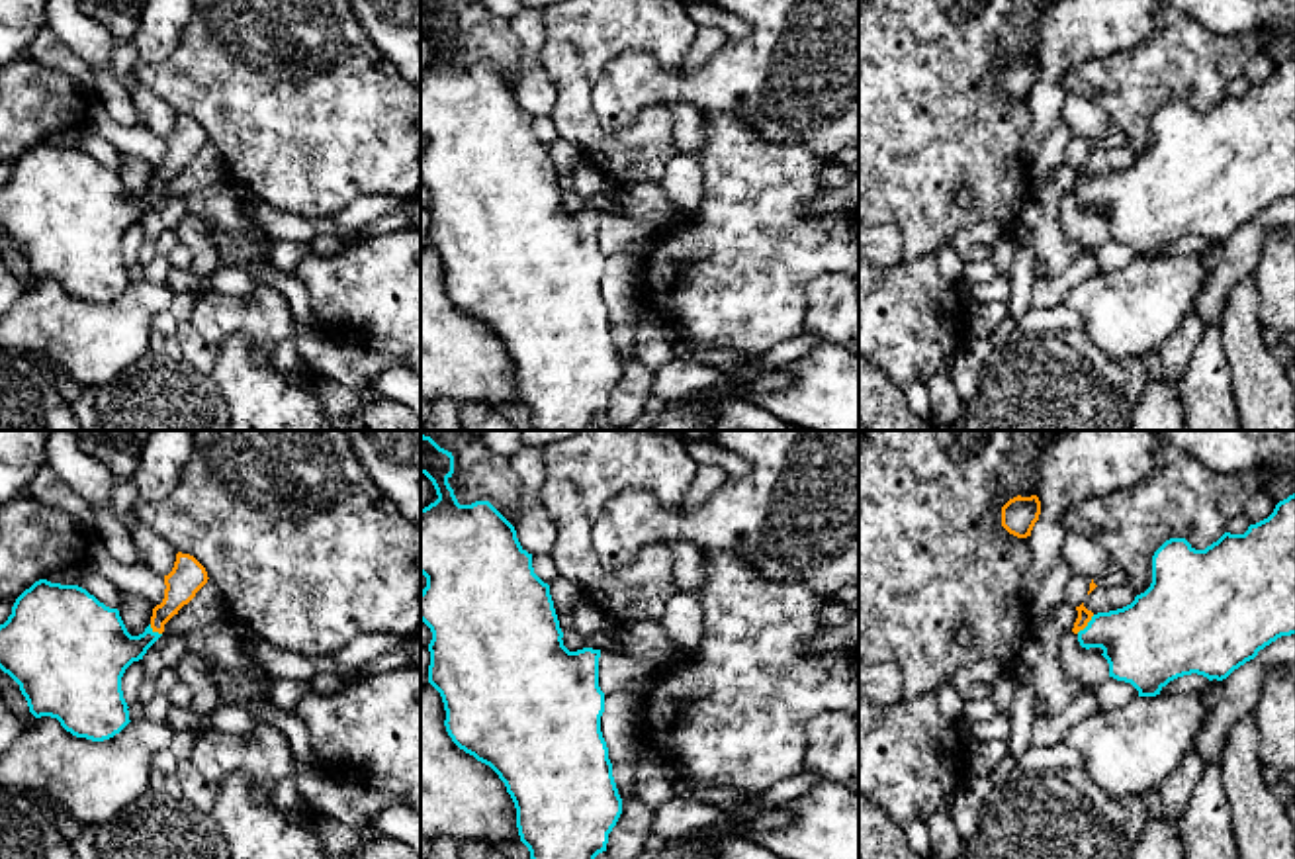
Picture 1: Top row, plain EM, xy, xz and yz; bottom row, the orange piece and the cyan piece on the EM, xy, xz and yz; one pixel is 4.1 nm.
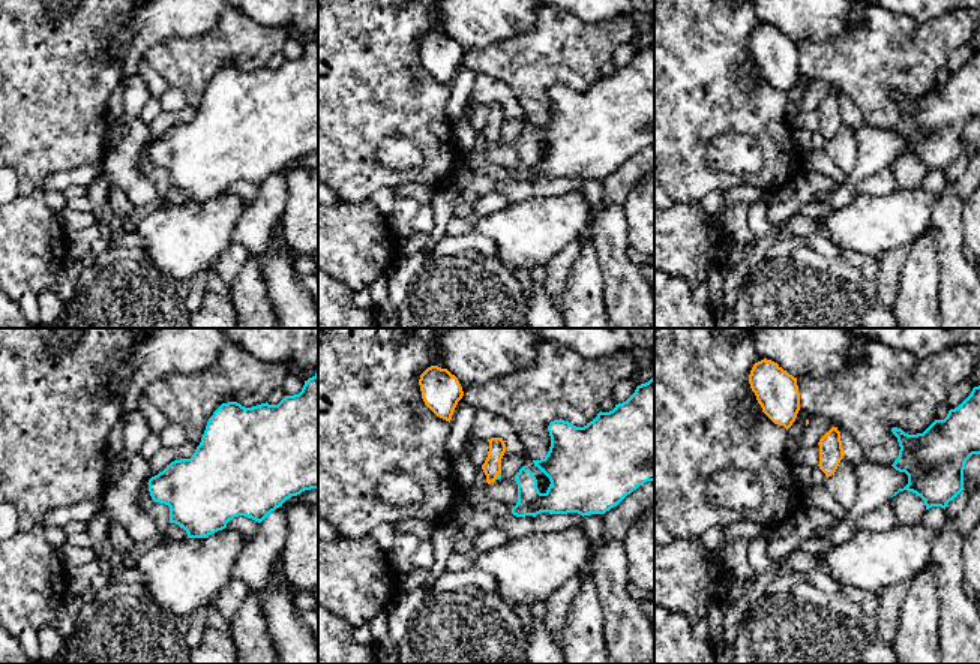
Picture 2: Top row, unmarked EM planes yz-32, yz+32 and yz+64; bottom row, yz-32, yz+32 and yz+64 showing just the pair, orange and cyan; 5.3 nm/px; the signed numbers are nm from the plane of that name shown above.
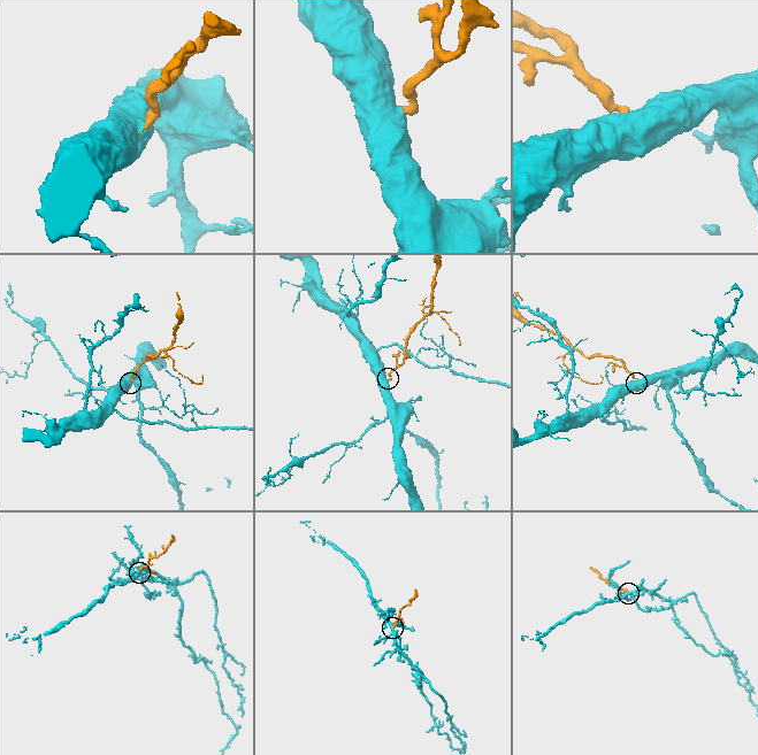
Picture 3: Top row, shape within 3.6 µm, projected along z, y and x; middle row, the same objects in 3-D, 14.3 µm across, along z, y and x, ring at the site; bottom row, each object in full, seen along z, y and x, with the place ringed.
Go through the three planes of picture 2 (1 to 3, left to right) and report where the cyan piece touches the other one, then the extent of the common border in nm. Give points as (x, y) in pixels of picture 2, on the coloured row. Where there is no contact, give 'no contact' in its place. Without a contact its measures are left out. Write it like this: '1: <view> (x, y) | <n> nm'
1: no contact
2: yz+32 (497, 475) | 50 nm
3: no contact

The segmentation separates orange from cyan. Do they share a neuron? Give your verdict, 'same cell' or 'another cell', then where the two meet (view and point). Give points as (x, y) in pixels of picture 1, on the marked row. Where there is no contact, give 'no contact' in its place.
same cell | yz (1086, 625)

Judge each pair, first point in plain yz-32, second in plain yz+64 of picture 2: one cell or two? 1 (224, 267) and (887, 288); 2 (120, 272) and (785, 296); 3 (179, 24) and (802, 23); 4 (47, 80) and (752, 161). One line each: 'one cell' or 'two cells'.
1: one cell
2: one cell
3: one cell
4: two cells

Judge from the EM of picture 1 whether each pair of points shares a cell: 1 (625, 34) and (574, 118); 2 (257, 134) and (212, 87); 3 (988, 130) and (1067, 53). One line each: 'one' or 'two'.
1: one
2: one
3: two

